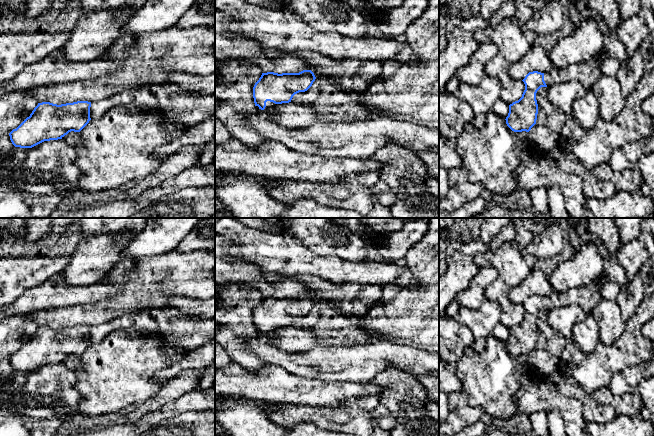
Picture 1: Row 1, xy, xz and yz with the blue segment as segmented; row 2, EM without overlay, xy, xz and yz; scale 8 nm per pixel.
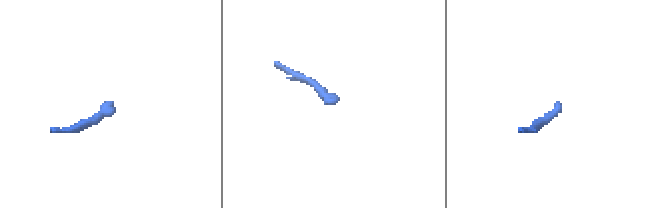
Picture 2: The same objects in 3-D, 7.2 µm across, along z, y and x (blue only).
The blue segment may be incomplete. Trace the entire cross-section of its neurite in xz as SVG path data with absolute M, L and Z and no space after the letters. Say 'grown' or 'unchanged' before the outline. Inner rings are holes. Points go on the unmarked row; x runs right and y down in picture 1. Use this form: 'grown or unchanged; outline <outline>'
grown; outline M311 294L299 297L262 297L253 311L255 330L272 338L277 328L291 326L295 318L307 315L315 303Z

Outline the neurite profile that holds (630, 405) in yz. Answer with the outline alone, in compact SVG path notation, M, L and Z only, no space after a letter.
M601 388L596 390L592 397L600 404L612 406L616 415L639 416L643 408L643 401L637 390L630 394L615 396L609 388Z

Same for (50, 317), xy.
M174 249L168 253L125 259L106 274L100 285L114 287L118 292L103 301L76 304L34 313L30 316L39 327L61 329L77 325L96 326L110 322L127 312L164 307L170 297L207 300L215 297L215 254L196 250L190 253Z

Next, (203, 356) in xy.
M215 338L186 353L185 357L170 367L160 369L155 377L168 382L184 370L204 370L215 360Z

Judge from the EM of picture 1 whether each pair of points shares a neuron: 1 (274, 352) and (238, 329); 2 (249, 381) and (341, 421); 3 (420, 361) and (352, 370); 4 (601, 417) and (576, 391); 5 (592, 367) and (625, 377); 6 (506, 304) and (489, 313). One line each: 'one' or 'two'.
1: two
2: two
3: one
4: one
5: two
6: two

